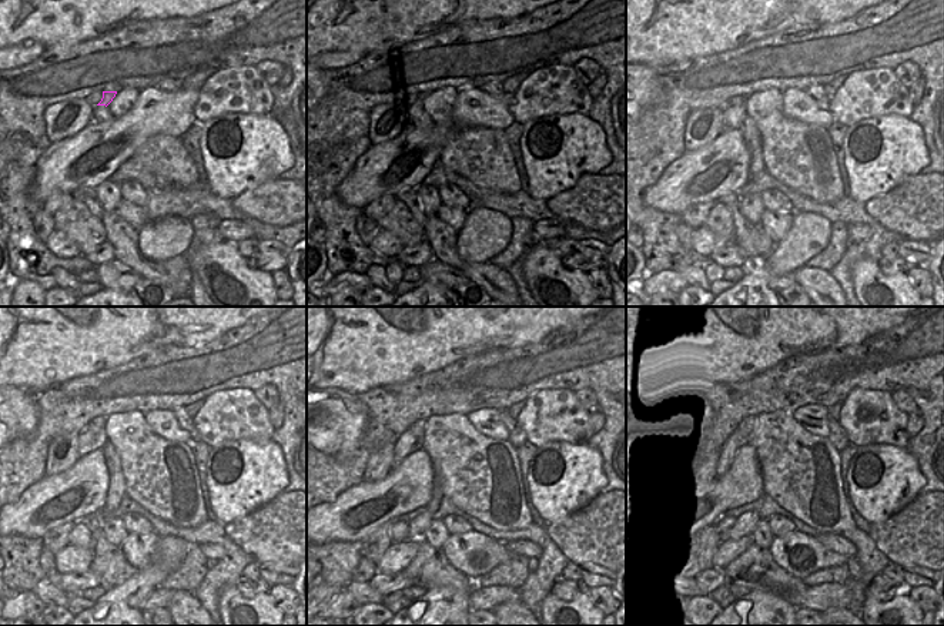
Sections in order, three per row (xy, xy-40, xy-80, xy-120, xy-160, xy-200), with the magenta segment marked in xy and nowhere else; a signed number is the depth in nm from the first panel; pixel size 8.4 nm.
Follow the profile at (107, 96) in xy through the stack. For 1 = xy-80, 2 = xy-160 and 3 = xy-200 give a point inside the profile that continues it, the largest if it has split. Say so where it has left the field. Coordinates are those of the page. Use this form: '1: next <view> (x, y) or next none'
1: next xy-80 (735, 116)
2: next xy-160 (407, 442)
3: next xy-200 (726, 444)

